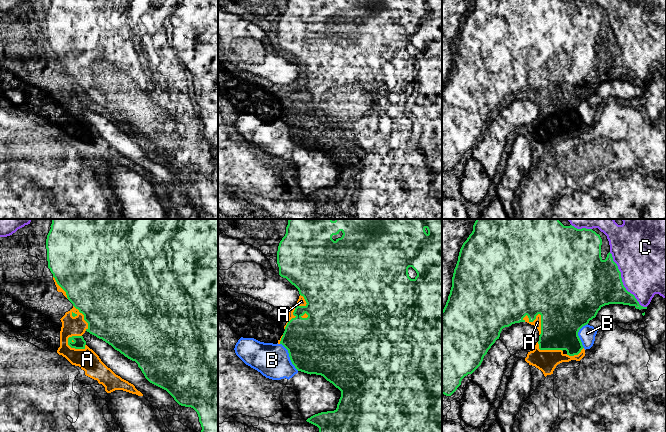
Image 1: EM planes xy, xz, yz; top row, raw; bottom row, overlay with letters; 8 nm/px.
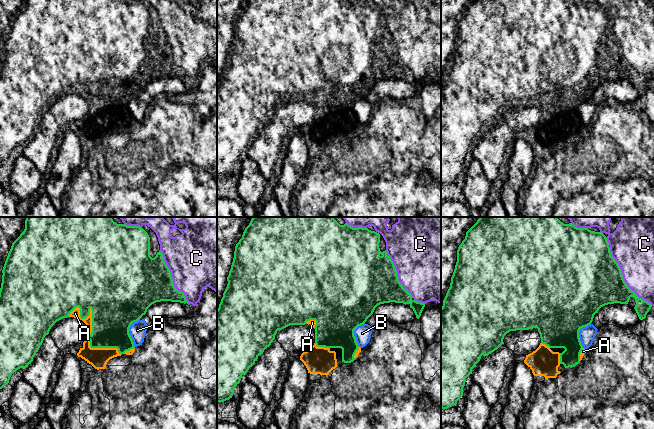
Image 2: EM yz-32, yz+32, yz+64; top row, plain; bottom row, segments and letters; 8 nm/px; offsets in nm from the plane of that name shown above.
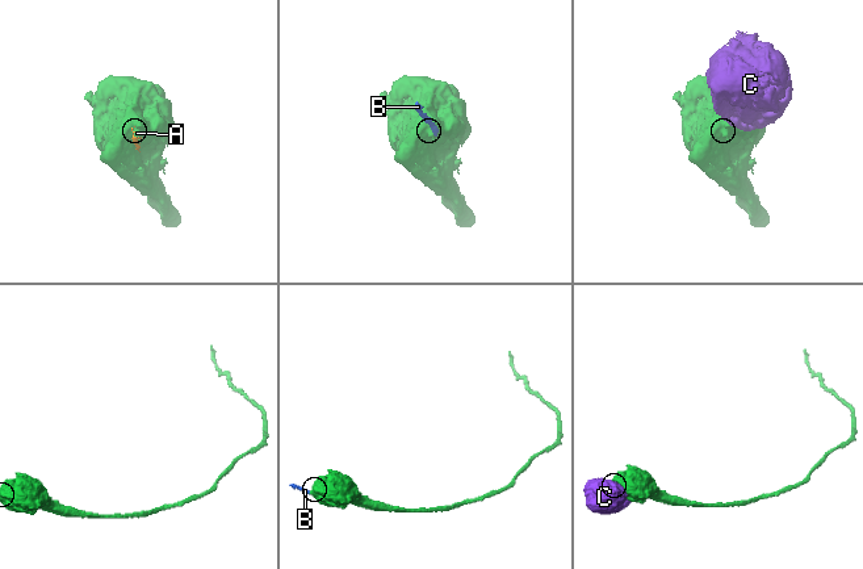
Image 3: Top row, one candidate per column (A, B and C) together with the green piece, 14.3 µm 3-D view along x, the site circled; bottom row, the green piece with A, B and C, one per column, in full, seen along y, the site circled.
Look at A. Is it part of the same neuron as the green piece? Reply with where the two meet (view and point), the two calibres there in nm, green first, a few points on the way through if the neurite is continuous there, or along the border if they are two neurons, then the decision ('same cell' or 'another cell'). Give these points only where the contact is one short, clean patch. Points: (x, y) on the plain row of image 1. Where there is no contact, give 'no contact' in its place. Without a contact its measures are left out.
yz (541, 92) | 500/60 nm | another cell

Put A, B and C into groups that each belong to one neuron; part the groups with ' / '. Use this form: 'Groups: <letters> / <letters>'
Groups: A / B / C

